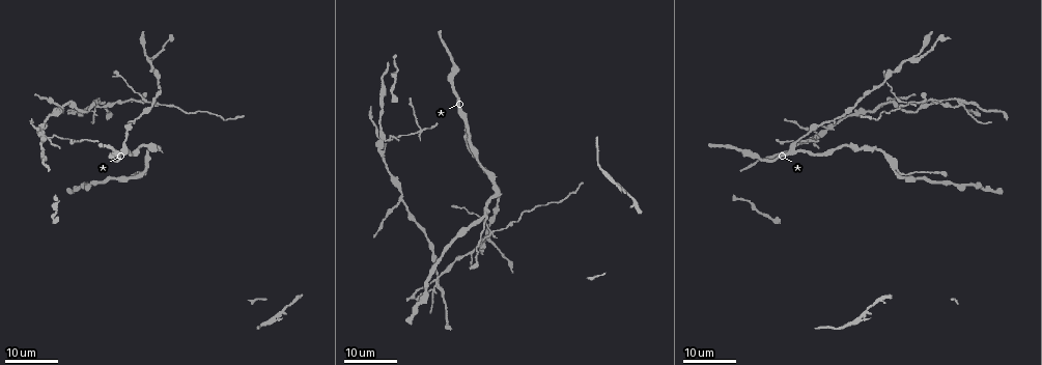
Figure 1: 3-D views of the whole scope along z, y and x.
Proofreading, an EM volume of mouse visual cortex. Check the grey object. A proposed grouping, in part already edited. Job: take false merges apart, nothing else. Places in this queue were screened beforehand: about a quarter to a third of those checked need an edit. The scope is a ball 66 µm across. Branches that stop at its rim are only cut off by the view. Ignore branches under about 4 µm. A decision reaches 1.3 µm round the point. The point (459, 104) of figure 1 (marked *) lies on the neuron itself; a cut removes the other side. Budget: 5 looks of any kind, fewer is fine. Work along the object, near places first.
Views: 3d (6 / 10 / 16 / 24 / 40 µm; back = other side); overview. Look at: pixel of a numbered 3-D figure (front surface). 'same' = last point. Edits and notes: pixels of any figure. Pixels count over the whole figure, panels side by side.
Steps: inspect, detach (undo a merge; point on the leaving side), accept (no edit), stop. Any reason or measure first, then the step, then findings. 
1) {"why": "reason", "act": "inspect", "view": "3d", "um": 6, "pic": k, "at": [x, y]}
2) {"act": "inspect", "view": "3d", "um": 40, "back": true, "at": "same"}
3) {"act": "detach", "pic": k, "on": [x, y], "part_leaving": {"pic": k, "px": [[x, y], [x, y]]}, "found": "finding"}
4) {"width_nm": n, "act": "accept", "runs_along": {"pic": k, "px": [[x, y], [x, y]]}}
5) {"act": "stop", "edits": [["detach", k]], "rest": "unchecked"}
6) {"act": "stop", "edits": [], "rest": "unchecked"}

{"why": "two arms in line, one across", "act": "inspect", "view": "3d", "um": 24, "pic": 1, "at": [899, 172]}

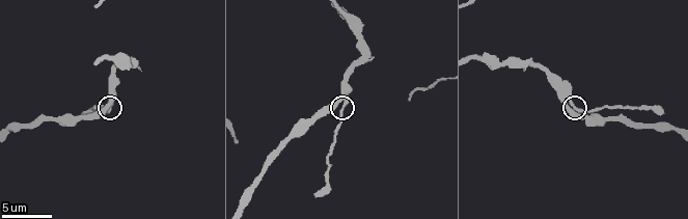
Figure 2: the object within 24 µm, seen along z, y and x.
{"act": "inspect", "view": "3d", "um": 6, "pic": 2, "at": [578, 108]}

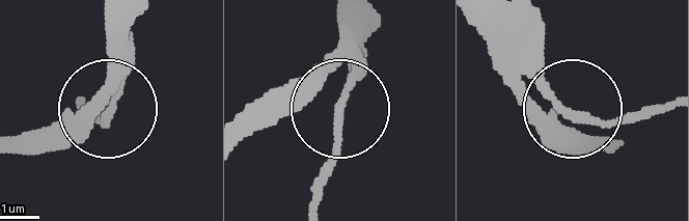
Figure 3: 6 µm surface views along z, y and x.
{"side_arm_um": 27, "act": "accept", "runs_along": {"pic": 3, "px": [[362, 12], [362, 62], [346, 102], [312, 92], [246, 102]]}, "found": "one neuron here"}

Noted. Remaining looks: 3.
{"act": "inspect", "view": "3d", "um": 16, "pic": 1, "at": [94, 110]}

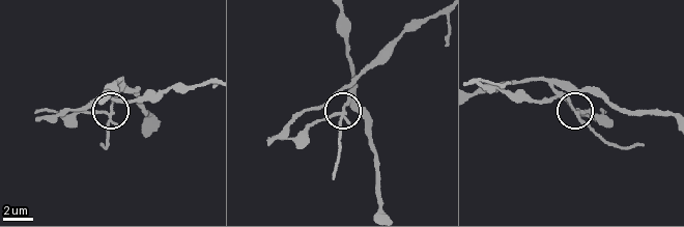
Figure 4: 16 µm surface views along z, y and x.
{"act": "inspect", "view": "3d", "um": 6, "pic": 4, "at": [579, 117]}

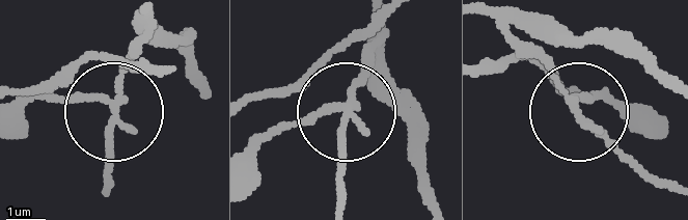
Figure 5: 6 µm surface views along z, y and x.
{"width_nm": 170, "act": "detach", "pic": 5, "on": [126, 66], "found": "a second neuron is stuck on"}

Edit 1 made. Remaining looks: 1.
{"act": "stop", "edits": [["detach", 5]], "rest": "unchecked"}

